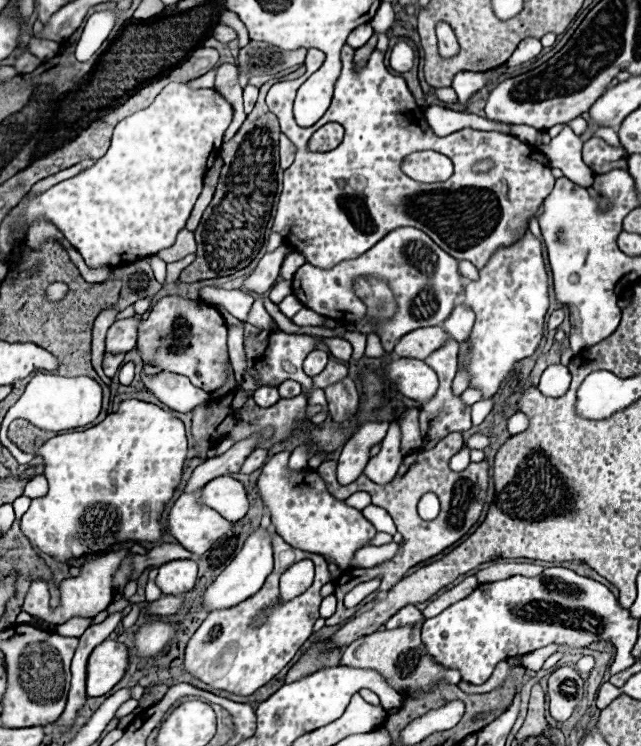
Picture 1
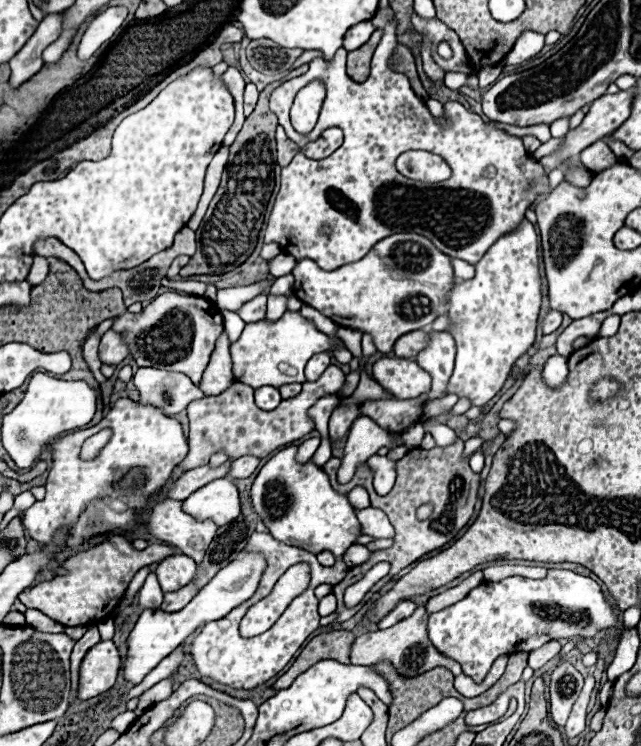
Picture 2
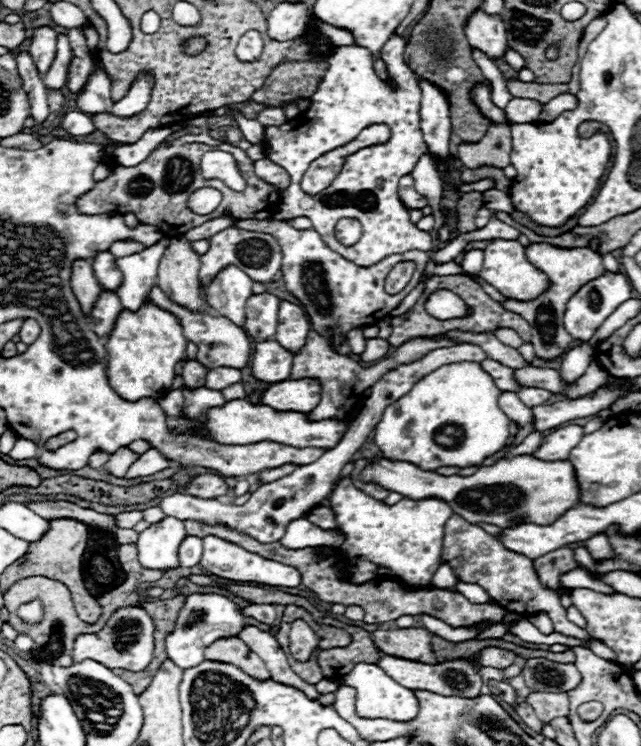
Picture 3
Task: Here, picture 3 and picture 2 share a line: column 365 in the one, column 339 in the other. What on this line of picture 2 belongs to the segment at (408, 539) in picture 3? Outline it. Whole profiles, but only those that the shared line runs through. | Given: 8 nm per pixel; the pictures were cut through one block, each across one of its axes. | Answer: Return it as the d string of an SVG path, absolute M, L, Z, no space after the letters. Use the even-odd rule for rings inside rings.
M288 446L262 466L250 492L254 510L276 540L300 546L314 554L328 550L336 558L342 558L356 538L362 536L356 510L346 494L340 494L330 486L328 474L320 466L312 460L304 464L296 462L296 452L298 446Z

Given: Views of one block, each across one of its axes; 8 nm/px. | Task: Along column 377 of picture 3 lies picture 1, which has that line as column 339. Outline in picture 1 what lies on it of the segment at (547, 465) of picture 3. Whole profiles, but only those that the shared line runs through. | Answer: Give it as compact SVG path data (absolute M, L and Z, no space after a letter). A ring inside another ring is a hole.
M364 422L354 436L344 444L342 456L338 458L338 482L342 486L354 482L362 472L364 466L368 464L370 458L370 448L380 444L386 436L390 424L380 424L380 422Z

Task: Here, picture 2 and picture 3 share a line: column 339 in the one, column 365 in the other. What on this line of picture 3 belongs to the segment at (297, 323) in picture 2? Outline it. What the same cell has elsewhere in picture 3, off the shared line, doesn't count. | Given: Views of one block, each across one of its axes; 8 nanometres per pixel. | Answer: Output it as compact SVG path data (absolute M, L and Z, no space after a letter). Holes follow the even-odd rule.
M370 338L366 344L366 350L360 355L363 362L372 362L386 356L388 342L382 338Z

